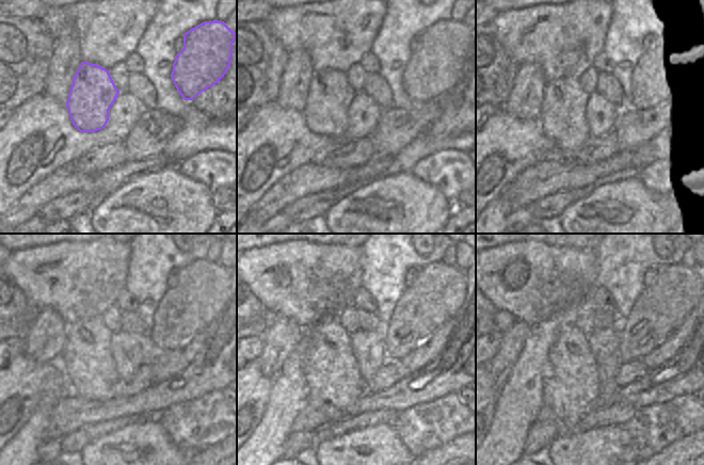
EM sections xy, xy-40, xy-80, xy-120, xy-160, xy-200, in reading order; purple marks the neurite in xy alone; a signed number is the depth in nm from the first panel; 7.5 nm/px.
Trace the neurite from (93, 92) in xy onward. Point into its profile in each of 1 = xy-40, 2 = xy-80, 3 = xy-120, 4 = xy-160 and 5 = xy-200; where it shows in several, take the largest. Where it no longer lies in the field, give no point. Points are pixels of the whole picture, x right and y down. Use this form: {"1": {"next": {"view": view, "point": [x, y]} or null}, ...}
{"1": {"next": {"view": "xy-40", "point": [329, 97]}}, "2": {"next": {"view": "xy-80", "point": [563, 116]}}, "3": {"next": {"view": "xy-120", "point": [86, 359]}}, "4": {"next": {"view": "xy-160", "point": [332, 375]}}, "5": {"next": {"view": "xy-200", "point": [572, 389]}}}

